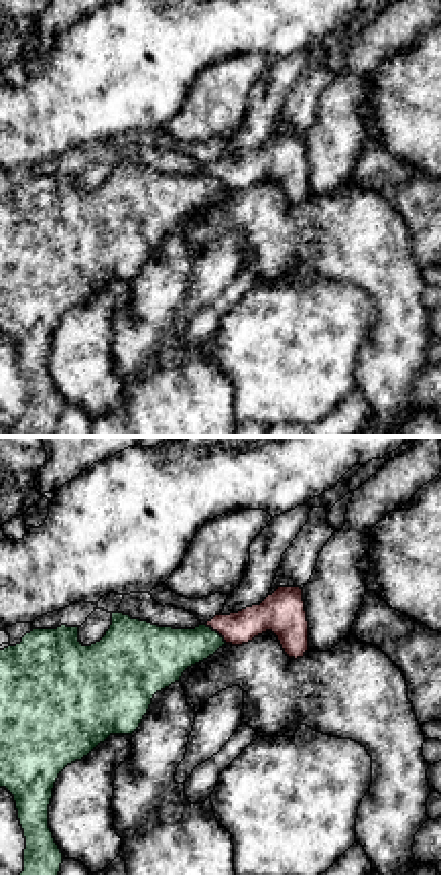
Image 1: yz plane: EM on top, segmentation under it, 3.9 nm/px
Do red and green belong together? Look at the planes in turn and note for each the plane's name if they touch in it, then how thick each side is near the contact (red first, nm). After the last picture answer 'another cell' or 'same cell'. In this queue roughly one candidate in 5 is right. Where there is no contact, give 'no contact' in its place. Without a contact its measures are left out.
contact in yz; calibres 150 and 240 nm

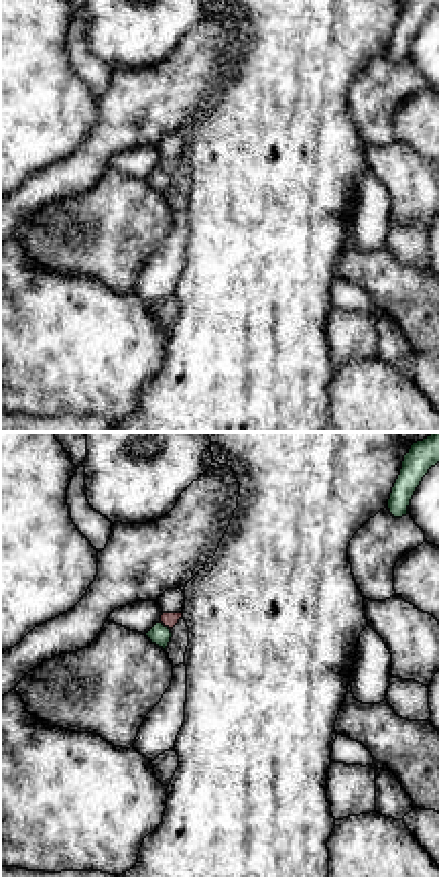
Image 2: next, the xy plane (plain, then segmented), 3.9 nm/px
contact in xy; calibres 60 and 80 nm

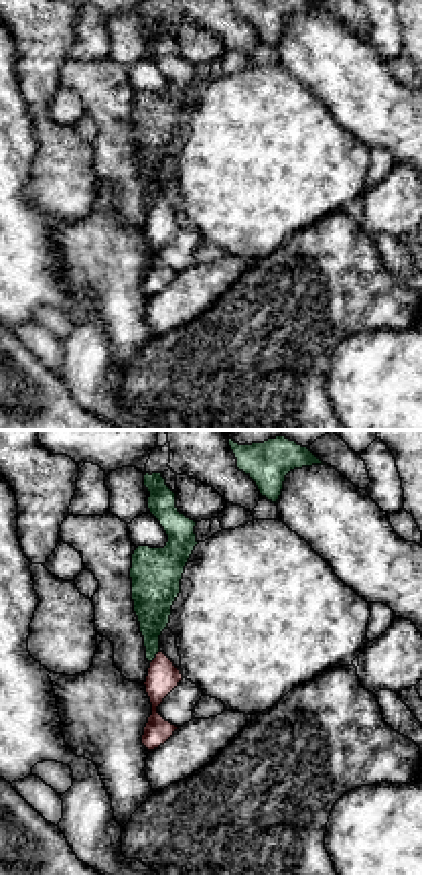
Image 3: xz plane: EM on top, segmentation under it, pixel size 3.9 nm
contact in xz; calibres 130 and 170 nm

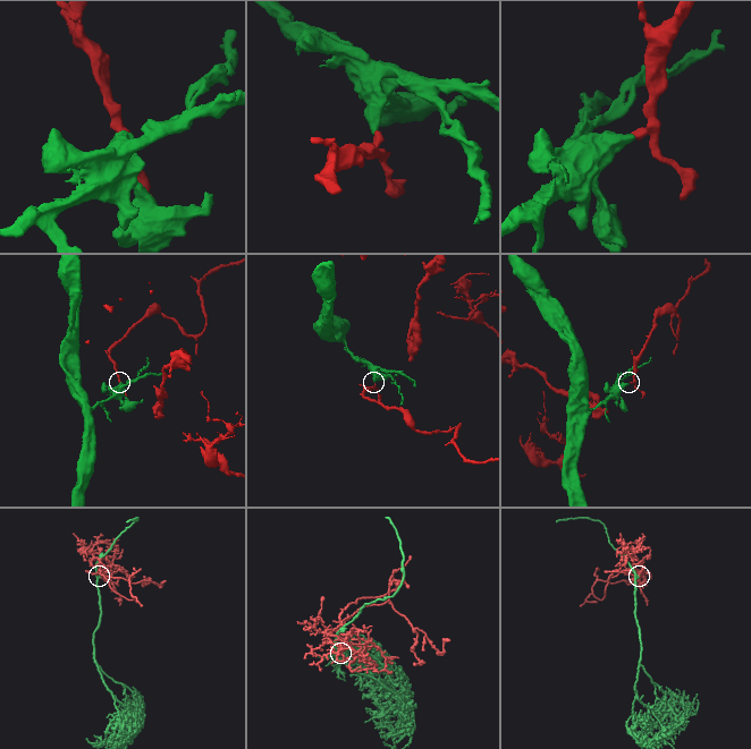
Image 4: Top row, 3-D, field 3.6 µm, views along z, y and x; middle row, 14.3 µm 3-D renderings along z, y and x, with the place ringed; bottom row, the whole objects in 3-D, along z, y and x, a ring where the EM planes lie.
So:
another cell

